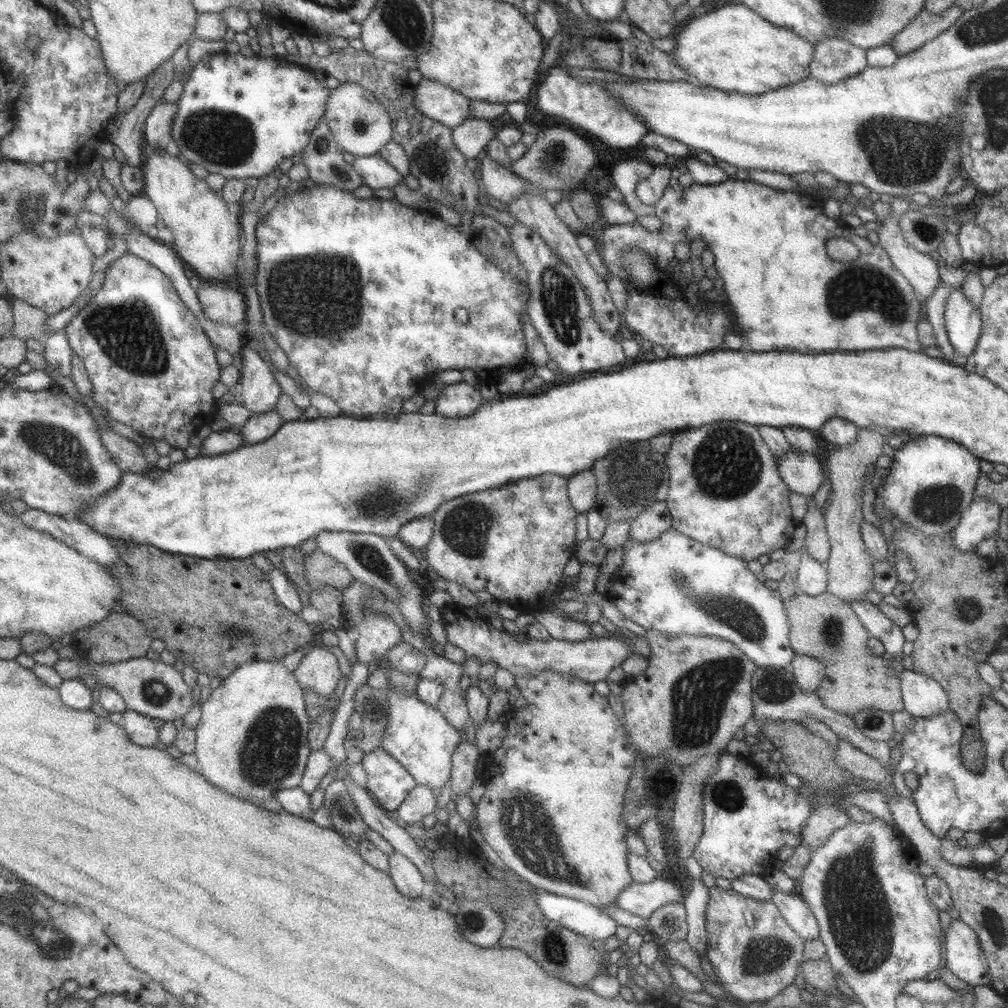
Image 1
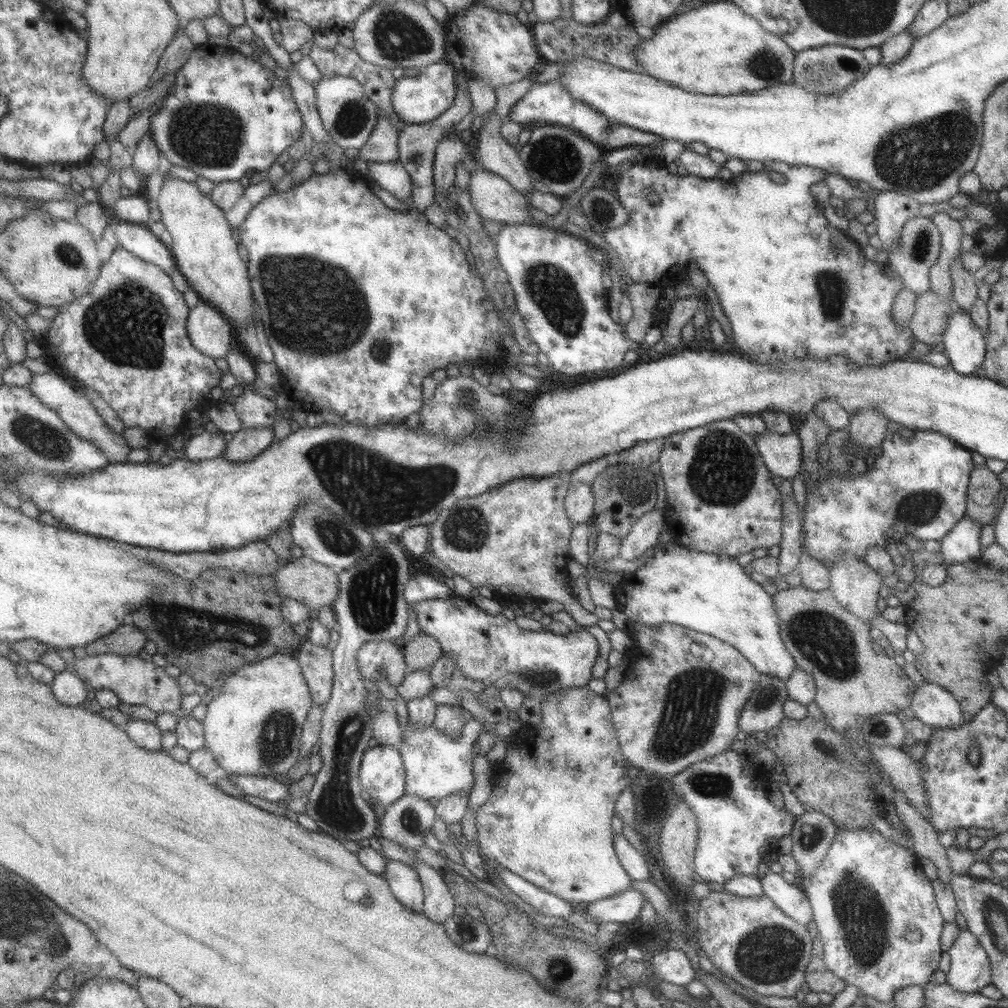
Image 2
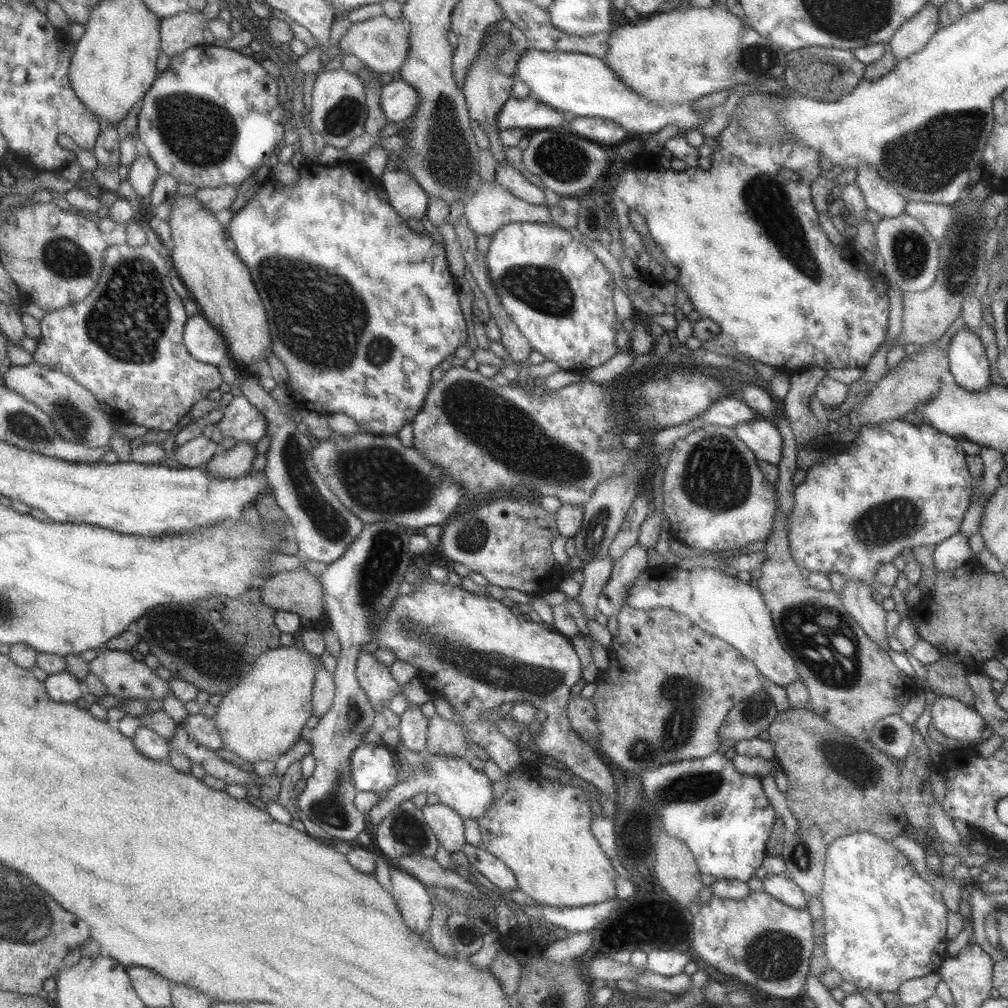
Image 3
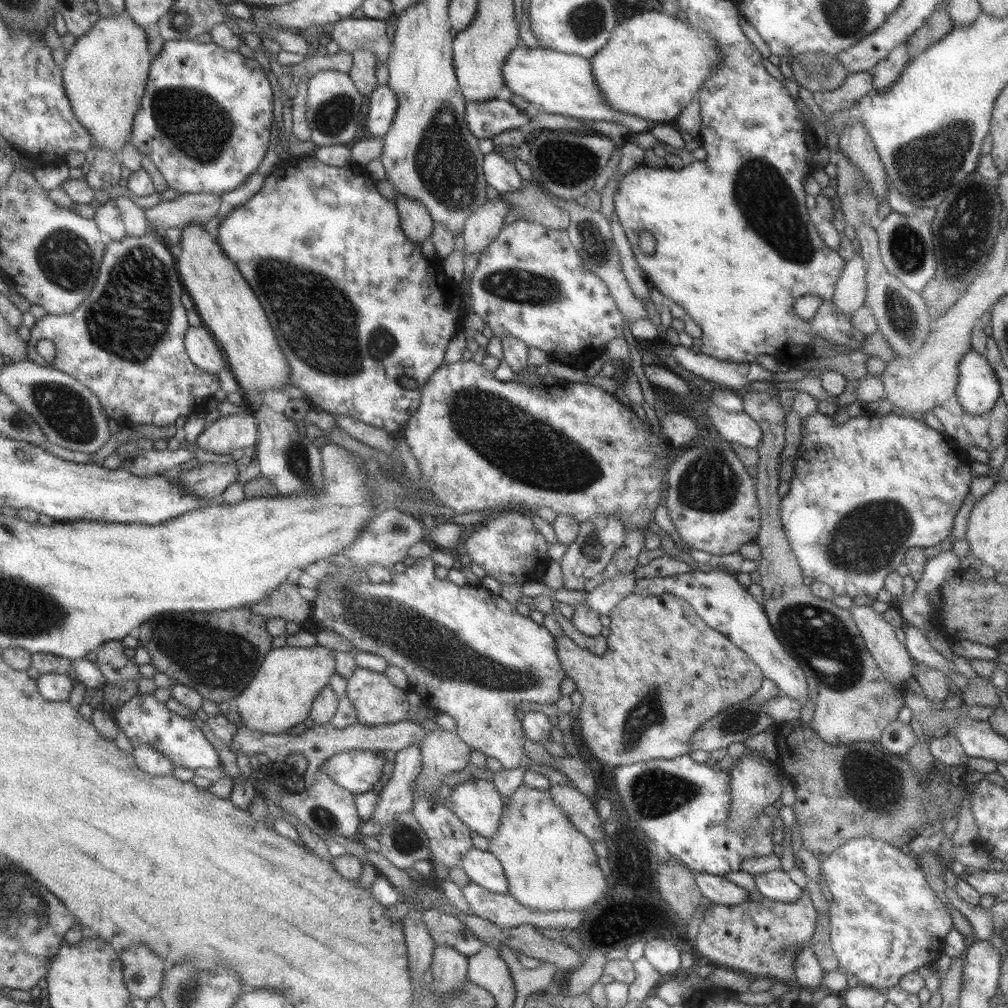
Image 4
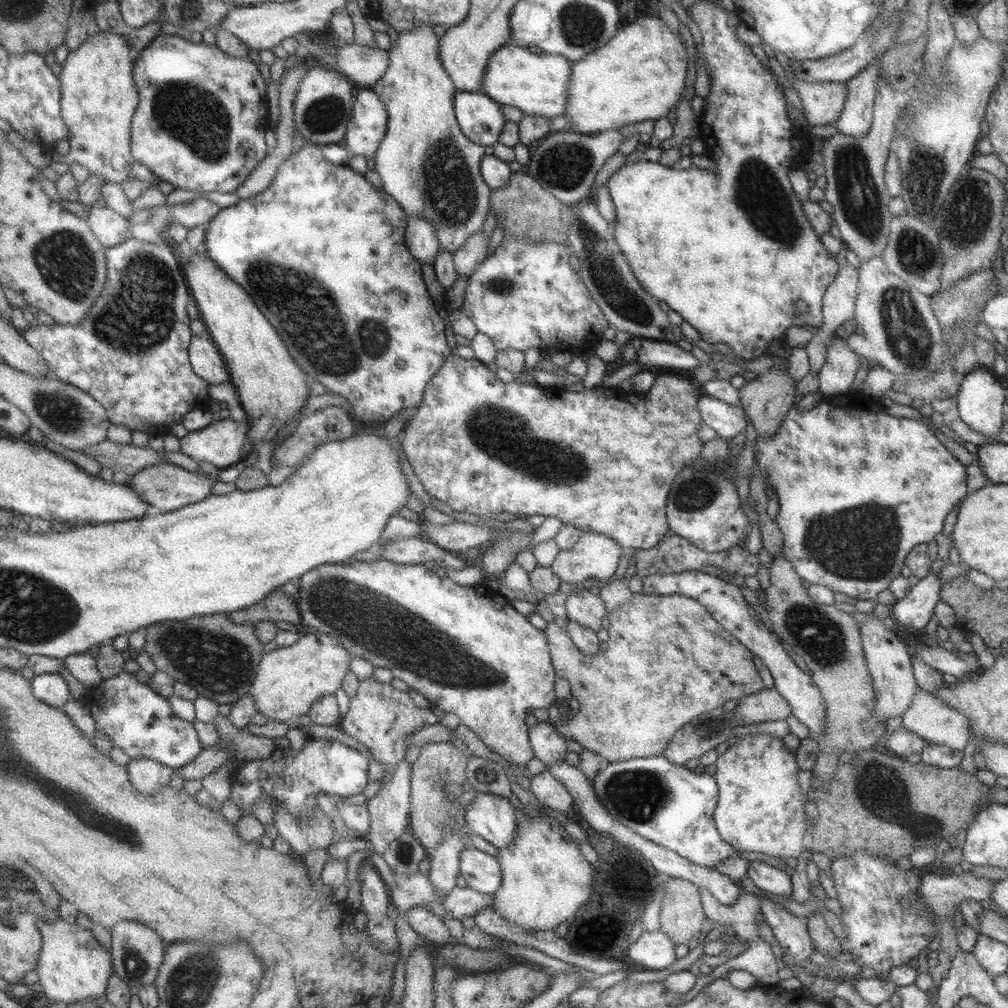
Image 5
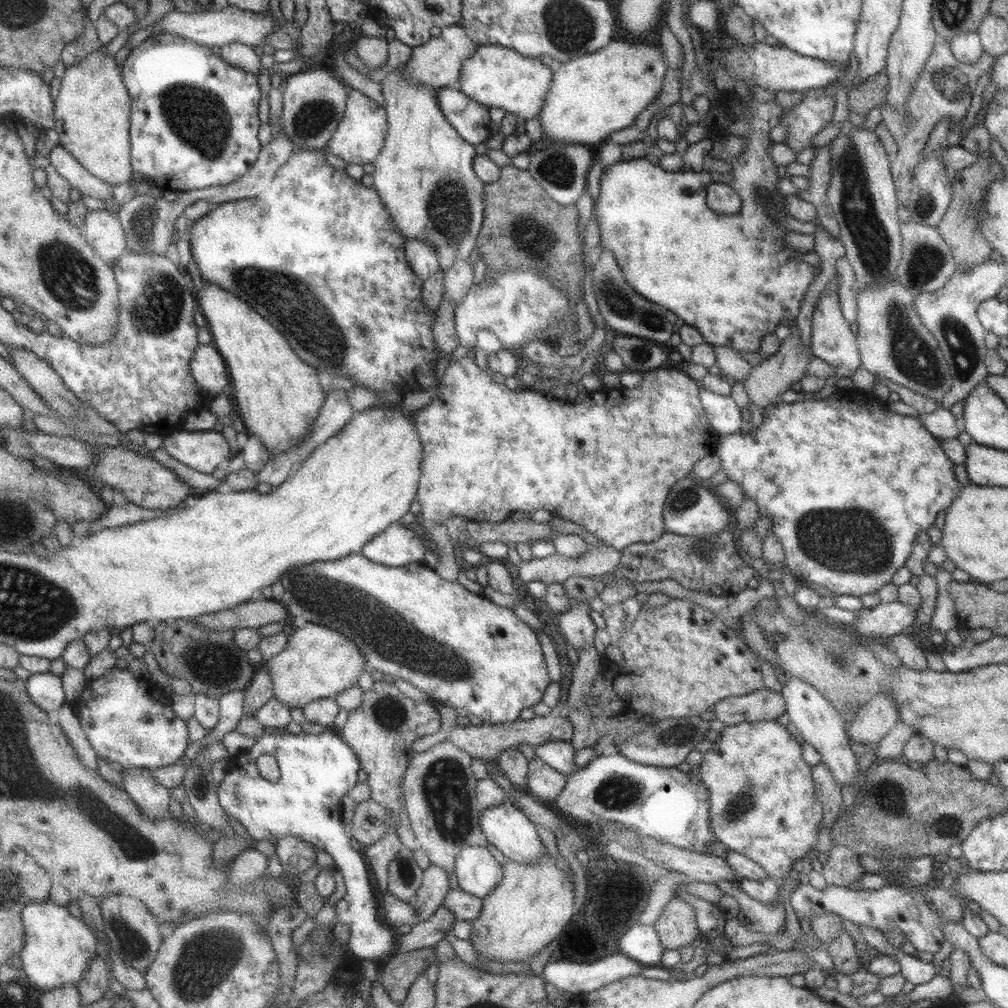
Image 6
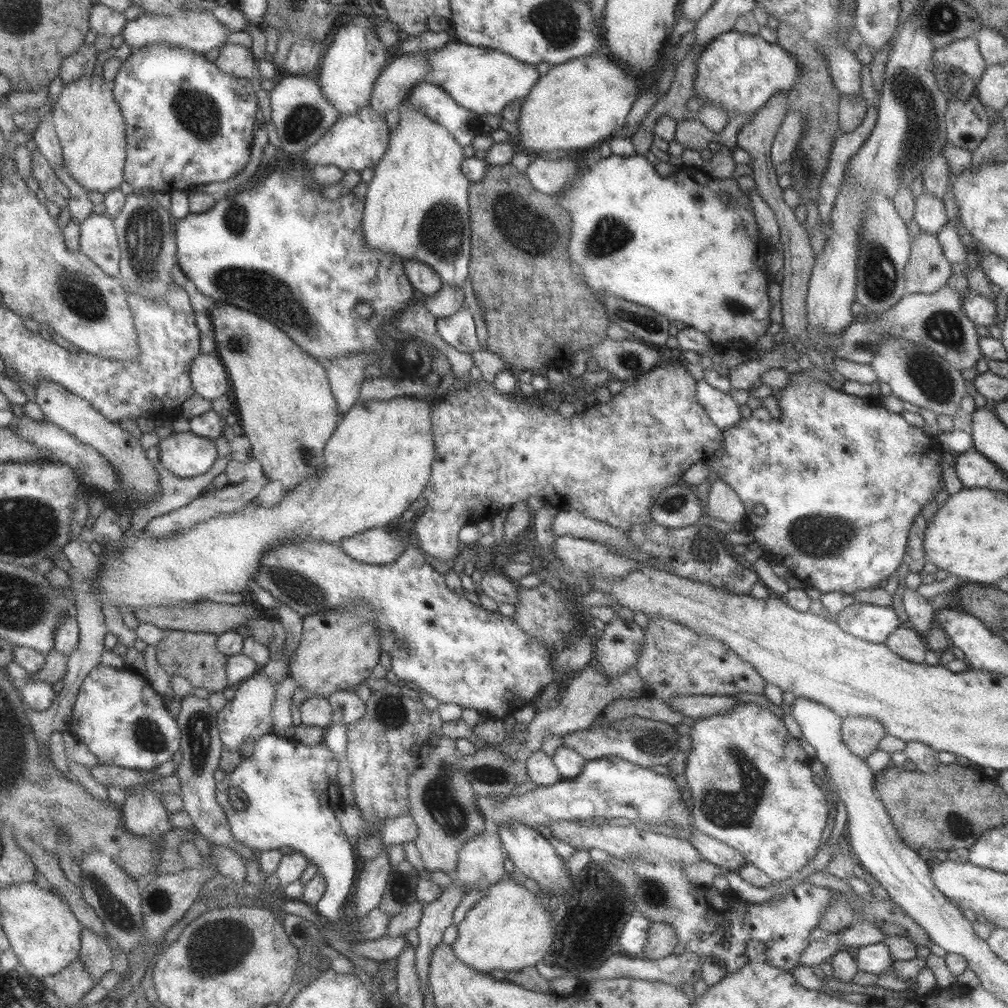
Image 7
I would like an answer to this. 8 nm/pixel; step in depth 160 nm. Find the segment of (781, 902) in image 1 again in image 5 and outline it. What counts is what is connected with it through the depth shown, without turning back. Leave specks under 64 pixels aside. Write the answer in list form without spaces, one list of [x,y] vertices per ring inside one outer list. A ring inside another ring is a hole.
[[[750,862],[747,866],[746,878],[751,880],[755,887],[761,891],[791,898],[790,876],[781,870],[777,870],[777,868],[767,866],[763,862]]]

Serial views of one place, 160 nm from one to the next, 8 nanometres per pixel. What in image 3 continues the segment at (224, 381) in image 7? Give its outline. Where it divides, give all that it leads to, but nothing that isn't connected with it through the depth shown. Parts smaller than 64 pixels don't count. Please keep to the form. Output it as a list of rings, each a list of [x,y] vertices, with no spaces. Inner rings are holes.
[[[200,313],[187,317],[183,331],[183,346],[193,359],[215,367],[228,354],[225,339],[217,333]]]

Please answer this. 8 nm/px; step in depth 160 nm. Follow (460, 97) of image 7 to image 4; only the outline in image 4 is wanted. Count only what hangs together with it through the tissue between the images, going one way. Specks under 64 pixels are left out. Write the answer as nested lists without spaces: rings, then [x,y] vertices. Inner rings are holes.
[[[519,43],[505,57],[501,74],[509,92],[521,96],[529,104],[539,106],[544,113],[560,114],[583,121],[610,120],[627,128],[629,134],[645,133],[652,125],[645,118],[627,116],[611,110],[593,80],[589,59],[576,54],[563,54],[539,46],[529,49]]]

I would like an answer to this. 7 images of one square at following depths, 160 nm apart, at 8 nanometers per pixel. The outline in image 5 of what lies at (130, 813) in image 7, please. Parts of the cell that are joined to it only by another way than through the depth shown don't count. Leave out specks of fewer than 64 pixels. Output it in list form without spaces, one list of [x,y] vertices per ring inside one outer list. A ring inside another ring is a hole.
[[[133,758],[125,767],[130,783],[141,794],[153,794],[167,786],[173,770],[149,758]]]

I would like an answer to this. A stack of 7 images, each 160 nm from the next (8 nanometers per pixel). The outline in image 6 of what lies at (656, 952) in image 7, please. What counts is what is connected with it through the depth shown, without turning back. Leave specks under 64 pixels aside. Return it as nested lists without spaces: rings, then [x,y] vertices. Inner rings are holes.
[[[677,896],[669,900],[652,925],[663,948],[678,950],[699,937],[693,909]]]

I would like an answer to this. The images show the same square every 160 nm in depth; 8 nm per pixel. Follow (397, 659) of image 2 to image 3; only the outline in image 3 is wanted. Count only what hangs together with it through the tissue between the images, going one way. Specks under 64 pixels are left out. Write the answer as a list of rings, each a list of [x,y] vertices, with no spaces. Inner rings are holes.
[[[363,651],[357,655],[354,675],[372,709],[378,712],[388,707],[389,700],[402,690],[392,676],[391,667],[379,663],[369,652]]]

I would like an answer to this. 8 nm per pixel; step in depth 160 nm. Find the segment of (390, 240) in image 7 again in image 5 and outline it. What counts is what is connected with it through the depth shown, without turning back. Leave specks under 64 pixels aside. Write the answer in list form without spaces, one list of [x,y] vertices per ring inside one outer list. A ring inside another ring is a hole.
[[[422,24],[421,26],[412,27],[411,30],[404,30],[399,32],[395,47],[391,47],[388,52],[388,67],[386,71],[381,75],[381,78],[377,79],[369,88],[380,98],[380,101],[384,104],[387,113],[386,132],[378,144],[377,150],[374,154],[374,168],[375,172],[379,175],[381,180],[381,188],[385,194],[388,194],[397,204],[401,207],[401,210],[406,214],[407,217],[422,218],[433,226],[437,240],[438,247],[447,252],[455,252],[463,243],[469,238],[470,234],[481,230],[483,226],[483,220],[485,220],[485,214],[489,211],[489,195],[490,188],[485,184],[485,181],[480,175],[480,162],[484,157],[483,147],[477,143],[469,141],[465,138],[460,131],[459,125],[457,124],[454,112],[453,112],[453,101],[452,96],[456,90],[451,82],[451,79],[447,76],[447,73],[443,70],[440,60],[438,59],[438,40],[440,39],[433,34],[433,25]]]

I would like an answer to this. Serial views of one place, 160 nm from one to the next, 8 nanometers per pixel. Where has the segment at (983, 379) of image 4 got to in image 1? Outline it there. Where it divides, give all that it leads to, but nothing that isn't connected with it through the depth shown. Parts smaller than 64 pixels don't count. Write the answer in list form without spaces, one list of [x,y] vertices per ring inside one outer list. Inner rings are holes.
[[[959,288],[949,291],[944,325],[953,351],[969,360],[980,338],[982,322],[979,310]]]

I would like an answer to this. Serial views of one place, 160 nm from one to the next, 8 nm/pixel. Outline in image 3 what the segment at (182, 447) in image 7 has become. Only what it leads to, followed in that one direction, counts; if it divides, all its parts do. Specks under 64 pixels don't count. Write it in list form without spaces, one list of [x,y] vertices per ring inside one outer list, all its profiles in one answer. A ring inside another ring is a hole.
[[[241,395],[233,397],[225,408],[223,418],[217,423],[207,423],[202,434],[211,442],[219,444],[221,438],[229,436],[238,442],[254,444],[266,436],[267,421],[261,412],[255,410]]]

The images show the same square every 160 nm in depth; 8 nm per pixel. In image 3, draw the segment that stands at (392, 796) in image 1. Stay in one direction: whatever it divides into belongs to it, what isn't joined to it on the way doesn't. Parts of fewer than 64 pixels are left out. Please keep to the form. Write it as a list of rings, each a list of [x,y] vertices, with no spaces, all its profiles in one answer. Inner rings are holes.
[[[361,744],[356,746],[350,756],[351,782],[357,791],[369,791],[382,794],[385,789],[395,786],[395,768],[389,751],[384,744]]]

